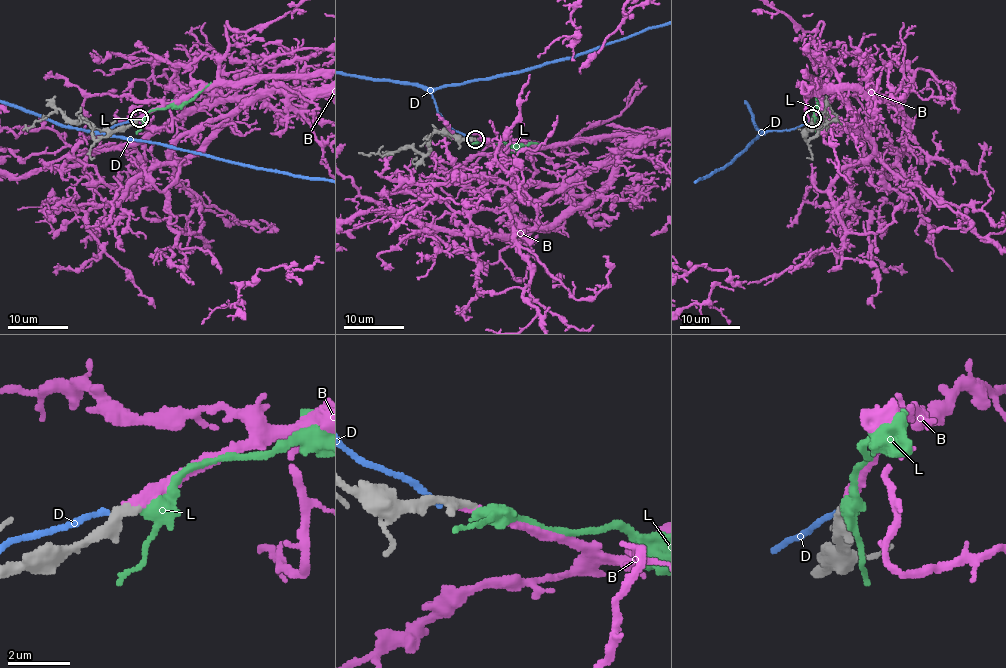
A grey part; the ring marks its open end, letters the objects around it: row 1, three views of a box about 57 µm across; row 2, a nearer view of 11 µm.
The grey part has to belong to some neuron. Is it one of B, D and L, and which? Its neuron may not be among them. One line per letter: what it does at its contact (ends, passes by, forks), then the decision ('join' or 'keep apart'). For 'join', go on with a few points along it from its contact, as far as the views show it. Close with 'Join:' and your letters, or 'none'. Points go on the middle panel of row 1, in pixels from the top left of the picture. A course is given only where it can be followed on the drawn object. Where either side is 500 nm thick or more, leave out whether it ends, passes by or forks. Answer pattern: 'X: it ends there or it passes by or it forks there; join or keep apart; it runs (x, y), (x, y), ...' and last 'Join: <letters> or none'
B: it ends there; join
D: it ends there; keep apart
L: it forks there; keep apart
Join: B

